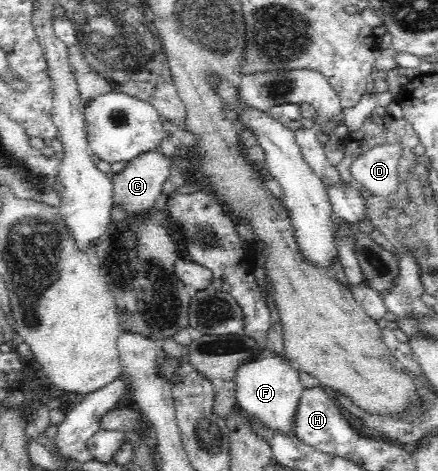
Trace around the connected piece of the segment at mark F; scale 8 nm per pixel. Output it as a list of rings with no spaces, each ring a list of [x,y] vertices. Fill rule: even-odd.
[[[267,350],[262,355],[256,355],[254,361],[238,368],[238,374],[233,380],[236,383],[237,405],[249,417],[257,419],[263,429],[269,429],[271,433],[283,437],[297,437],[294,417],[305,390],[300,384],[299,372],[291,367],[286,358]]]

